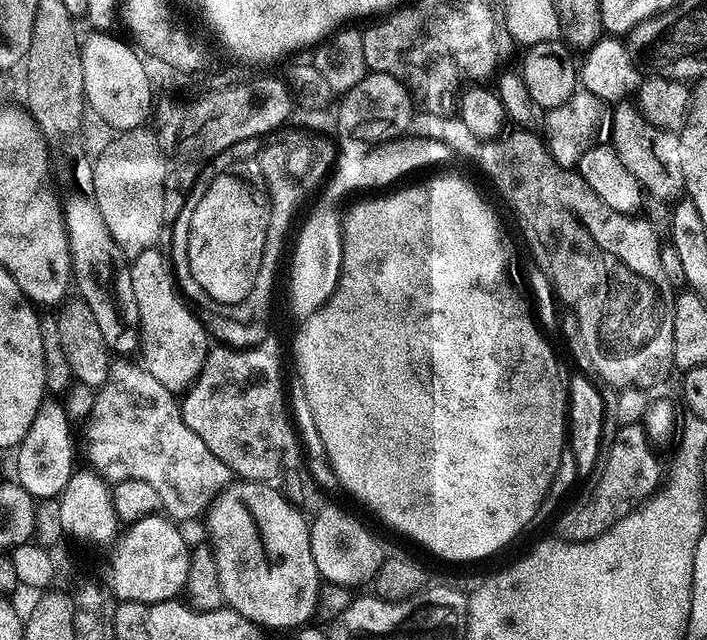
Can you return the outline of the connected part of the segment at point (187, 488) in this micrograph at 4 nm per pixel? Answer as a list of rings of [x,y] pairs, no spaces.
[[[120,358],[113,363],[108,372],[108,381],[95,393],[96,401],[92,404],[92,421],[88,424],[88,456],[92,459],[91,467],[99,470],[109,481],[126,478],[142,478],[158,493],[161,509],[177,522],[192,520],[195,516],[203,517],[212,506],[212,501],[233,483],[232,471],[202,443],[202,438],[186,426],[180,413],[180,405],[173,389],[162,386],[144,367],[137,363],[127,364],[127,359]]]

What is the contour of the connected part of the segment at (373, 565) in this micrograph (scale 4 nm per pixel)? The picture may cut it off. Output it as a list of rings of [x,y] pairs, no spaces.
[[[332,502],[315,509],[313,516],[316,517],[311,517],[308,525],[310,554],[314,554],[314,566],[318,566],[321,581],[349,586],[371,581],[386,555],[386,549],[376,541],[375,534]]]

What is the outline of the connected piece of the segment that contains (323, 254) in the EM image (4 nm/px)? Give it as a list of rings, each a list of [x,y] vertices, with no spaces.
[[[322,190],[315,200],[317,202],[298,234],[288,280],[290,310],[302,322],[332,296],[340,277],[341,251],[344,249],[343,215],[336,206],[329,203],[327,192]]]

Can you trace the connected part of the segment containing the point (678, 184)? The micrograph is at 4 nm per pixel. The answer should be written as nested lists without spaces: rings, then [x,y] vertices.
[[[620,102],[612,108],[610,145],[617,152],[622,166],[626,166],[630,174],[634,174],[647,195],[659,200],[675,201],[684,192],[680,137],[675,132],[662,130],[650,123],[635,103],[628,103]]]

